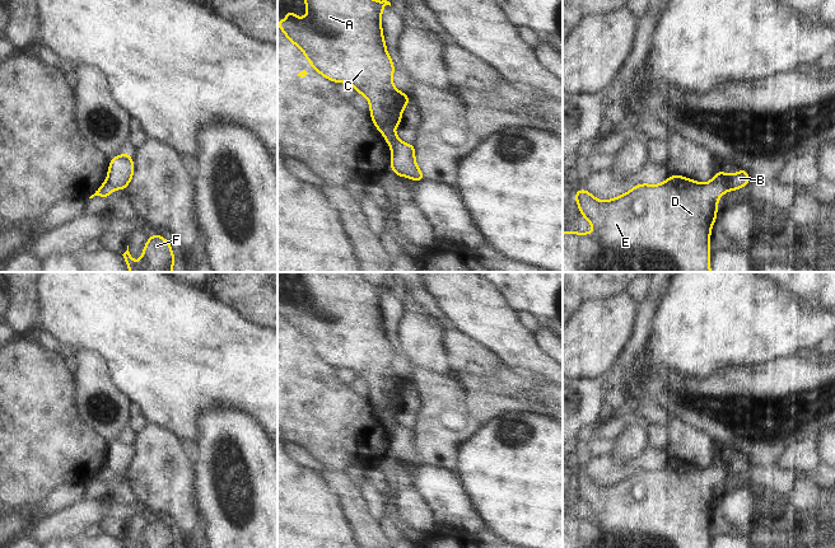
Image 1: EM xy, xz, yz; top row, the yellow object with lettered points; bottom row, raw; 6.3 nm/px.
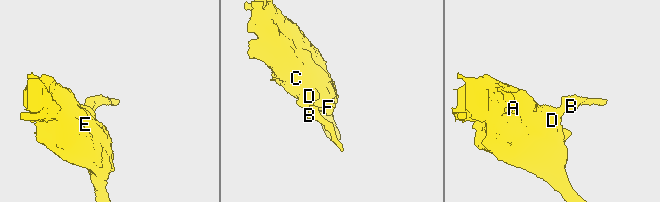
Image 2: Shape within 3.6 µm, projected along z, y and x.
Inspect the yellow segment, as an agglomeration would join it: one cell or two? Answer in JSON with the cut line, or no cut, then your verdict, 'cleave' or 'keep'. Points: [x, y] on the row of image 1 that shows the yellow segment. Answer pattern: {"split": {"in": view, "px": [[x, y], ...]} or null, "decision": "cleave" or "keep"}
{"split": {"in": "yz", "px": [[713, 178], [727, 190]]}, "decision": "cleave"}

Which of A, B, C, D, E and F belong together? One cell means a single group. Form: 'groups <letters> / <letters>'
groups A C D E F / B

